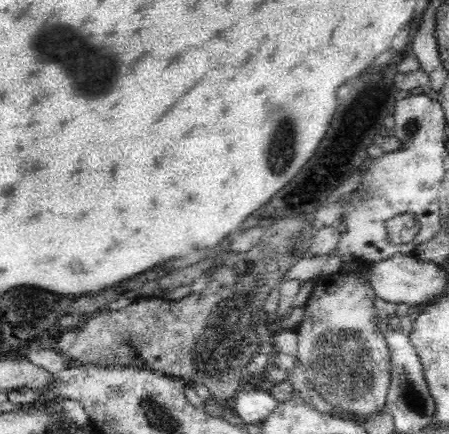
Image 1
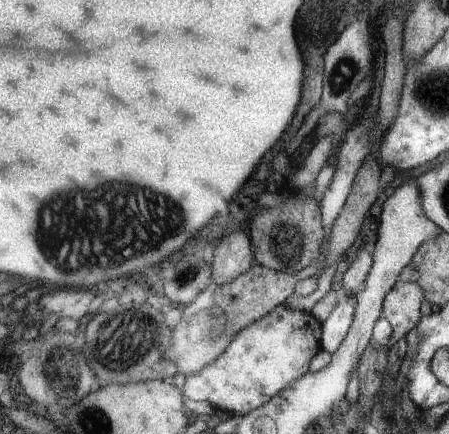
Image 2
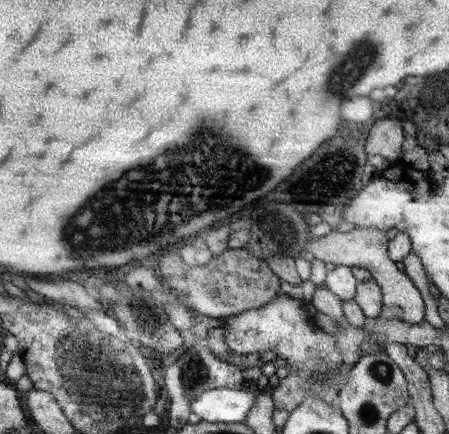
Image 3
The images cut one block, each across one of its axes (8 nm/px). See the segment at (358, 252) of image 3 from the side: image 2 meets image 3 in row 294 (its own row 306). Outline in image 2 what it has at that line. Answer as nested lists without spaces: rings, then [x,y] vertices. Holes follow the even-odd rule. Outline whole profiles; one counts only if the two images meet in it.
[[[399,280],[393,284],[393,290],[383,300],[383,318],[387,318],[393,328],[389,348],[419,324],[419,306],[423,300],[425,296],[419,284],[405,284]]]

